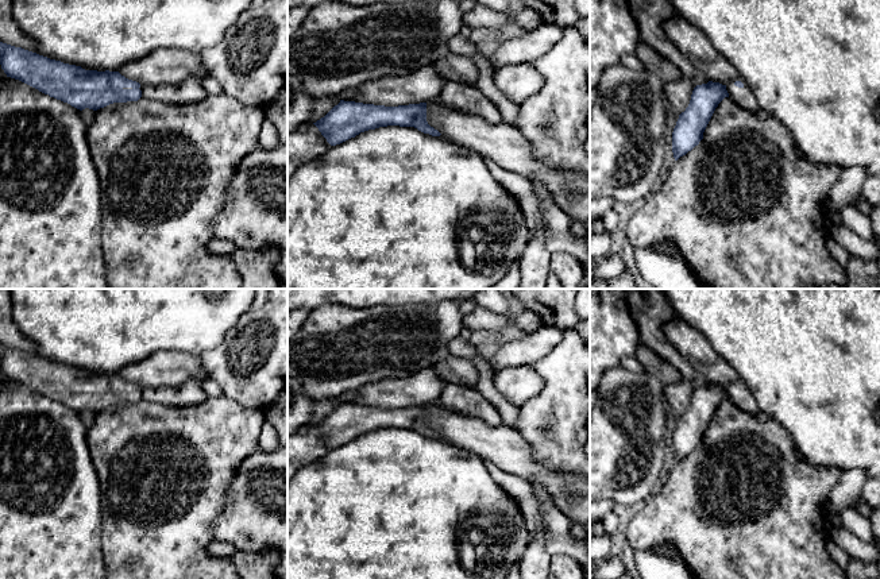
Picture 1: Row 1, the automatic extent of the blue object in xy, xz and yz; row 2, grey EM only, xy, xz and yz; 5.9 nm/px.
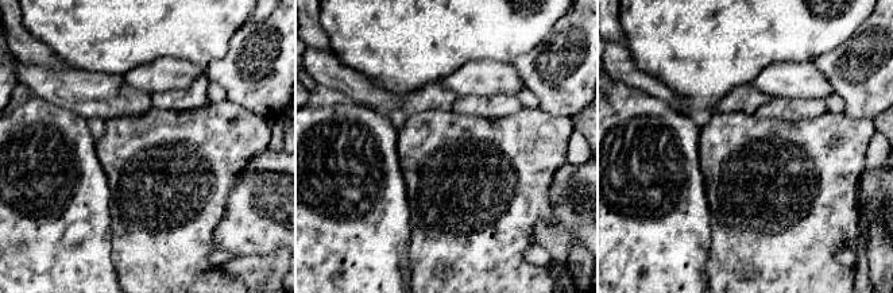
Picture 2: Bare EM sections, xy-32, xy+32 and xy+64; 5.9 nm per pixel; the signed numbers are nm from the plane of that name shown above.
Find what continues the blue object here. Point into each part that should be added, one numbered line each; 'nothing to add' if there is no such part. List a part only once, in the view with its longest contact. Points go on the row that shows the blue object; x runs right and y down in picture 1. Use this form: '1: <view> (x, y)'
1: yz (744, 97)

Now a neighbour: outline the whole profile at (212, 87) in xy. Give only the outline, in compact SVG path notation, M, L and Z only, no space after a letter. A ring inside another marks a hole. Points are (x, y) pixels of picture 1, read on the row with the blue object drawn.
M207 74L200 82L201 82L202 88L205 89L207 94L224 93L221 84L211 74Z

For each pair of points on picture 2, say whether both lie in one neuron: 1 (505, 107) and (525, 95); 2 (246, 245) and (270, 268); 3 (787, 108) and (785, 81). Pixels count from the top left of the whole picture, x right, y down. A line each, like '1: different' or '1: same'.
1: different
2: different
3: different

